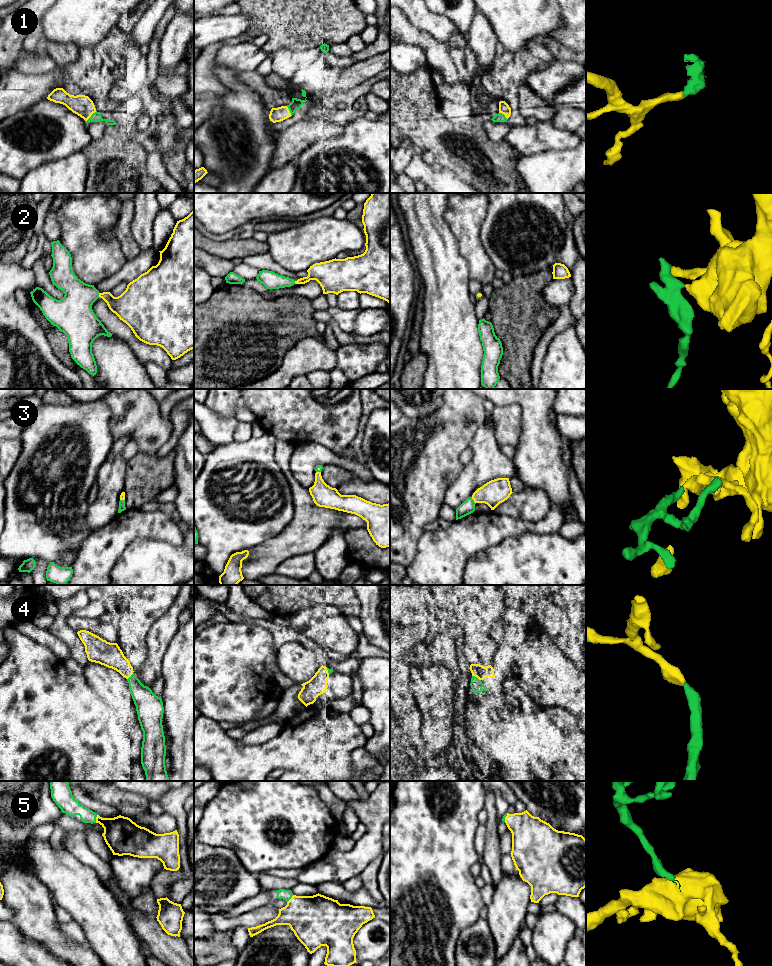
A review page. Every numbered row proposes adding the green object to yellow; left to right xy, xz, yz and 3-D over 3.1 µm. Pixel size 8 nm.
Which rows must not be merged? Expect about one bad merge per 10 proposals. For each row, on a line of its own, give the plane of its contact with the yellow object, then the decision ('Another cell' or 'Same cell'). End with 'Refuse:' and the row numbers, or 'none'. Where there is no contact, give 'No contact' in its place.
1: Touches yellow in xy. Same cell
2: Touches yellow in xy. Same cell
3: Touches yellow in yz. Same cell
4: Touches yellow in yz. Same cell
5: Touches yellow in xy. Same cell
Refuse: none

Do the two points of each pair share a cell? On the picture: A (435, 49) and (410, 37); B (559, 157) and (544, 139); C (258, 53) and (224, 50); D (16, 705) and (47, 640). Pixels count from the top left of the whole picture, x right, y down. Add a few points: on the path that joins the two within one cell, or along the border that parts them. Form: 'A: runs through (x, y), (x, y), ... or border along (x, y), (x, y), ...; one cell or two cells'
A: runs through (429, 44), (423, 39), (416, 37); one cell
B: border along (575, 146), (569, 149), (545, 150), (530, 155); two cells
C: runs through (250, 53), (232, 53); one cell
D: border along (23, 634), (45, 645), (62, 660); two cells

